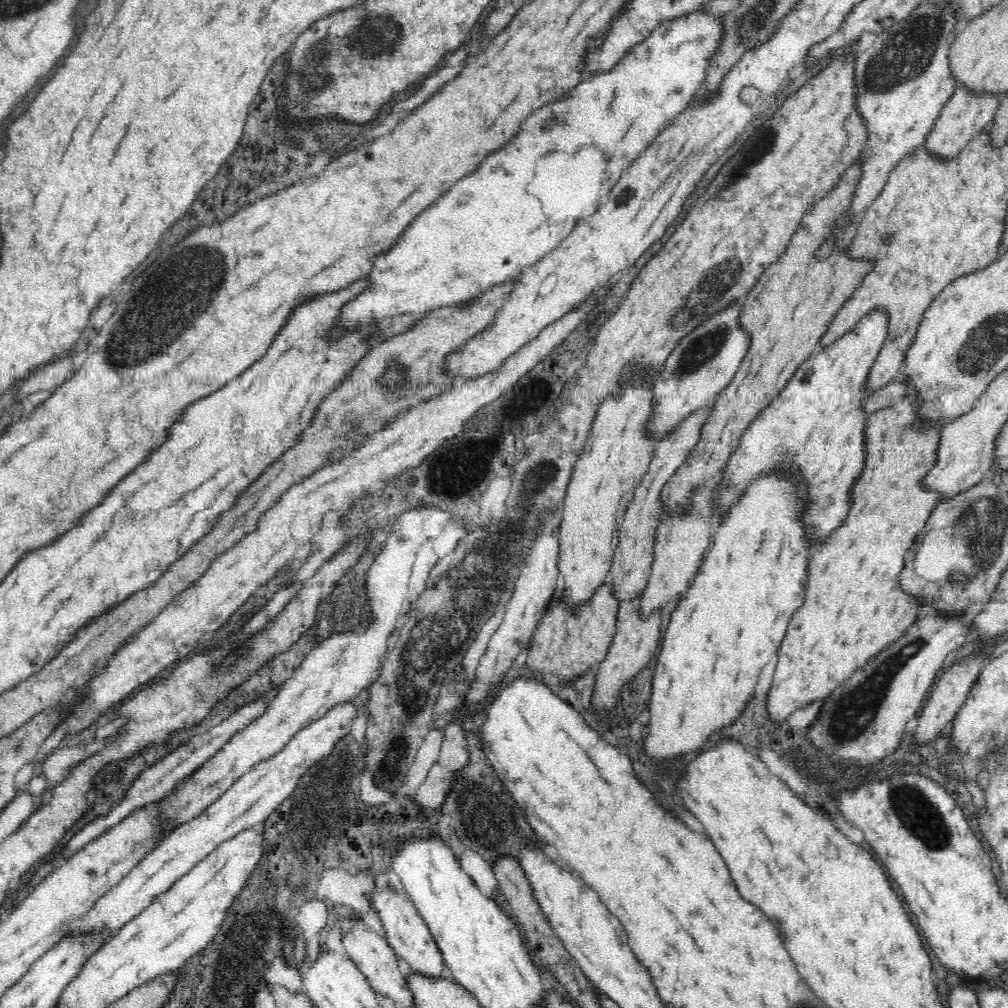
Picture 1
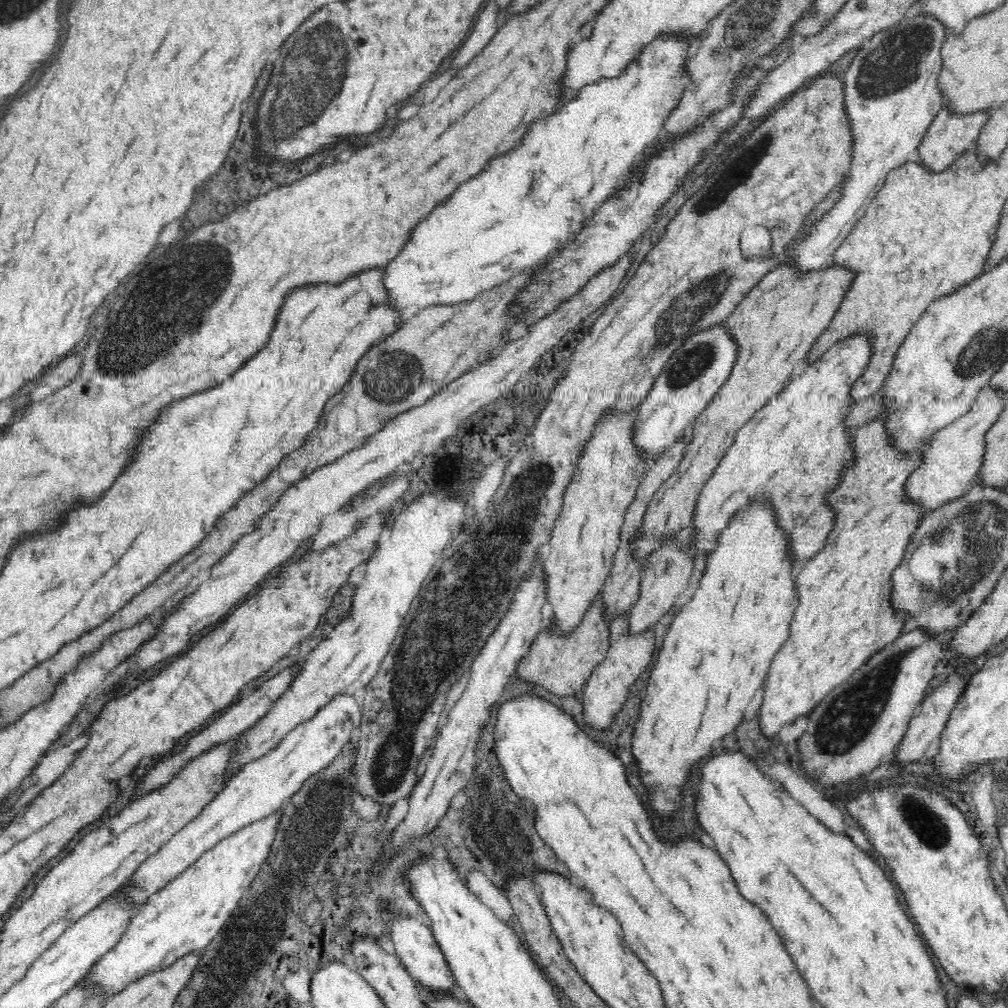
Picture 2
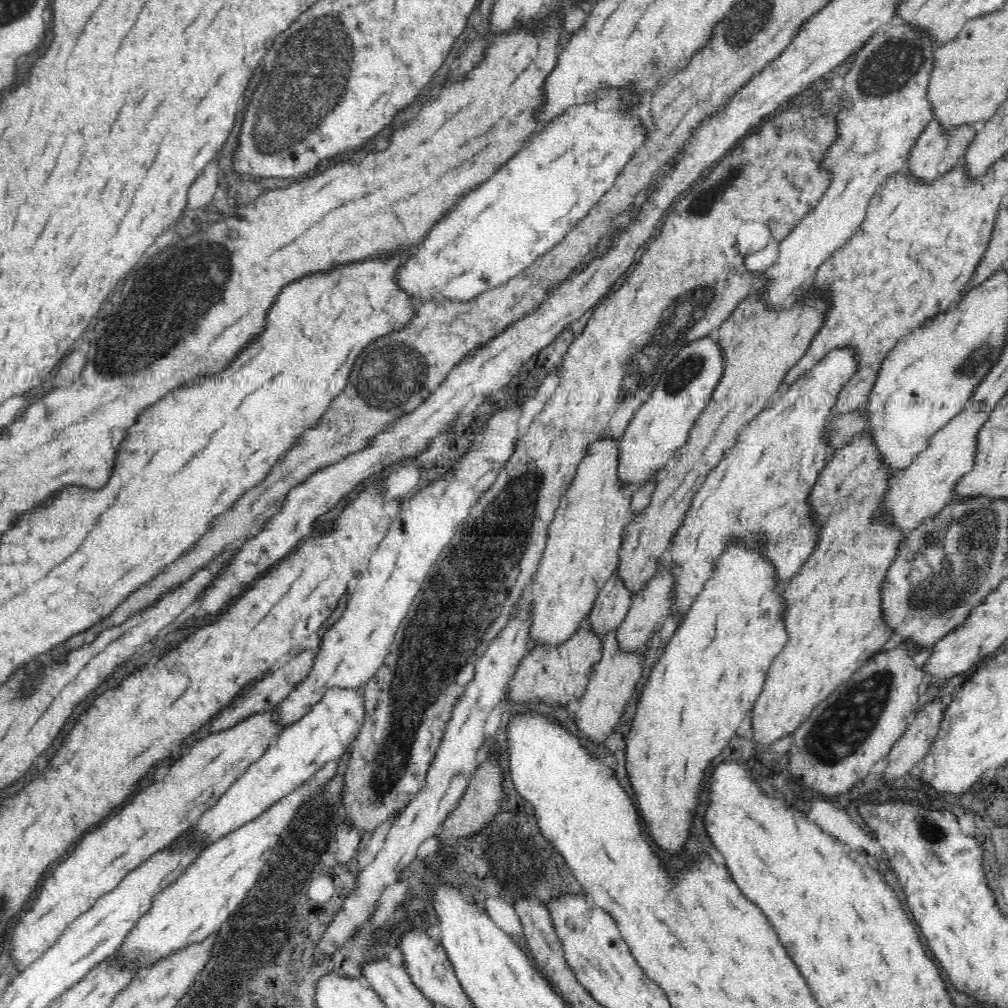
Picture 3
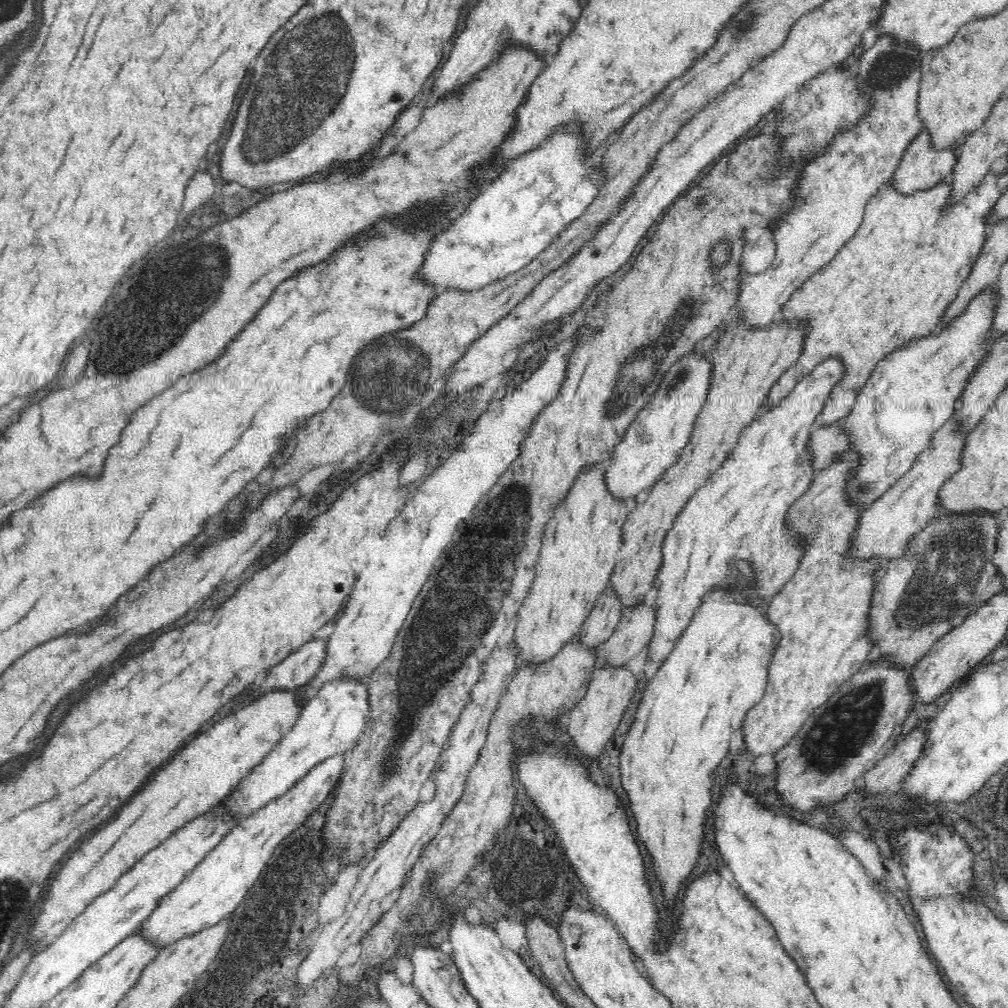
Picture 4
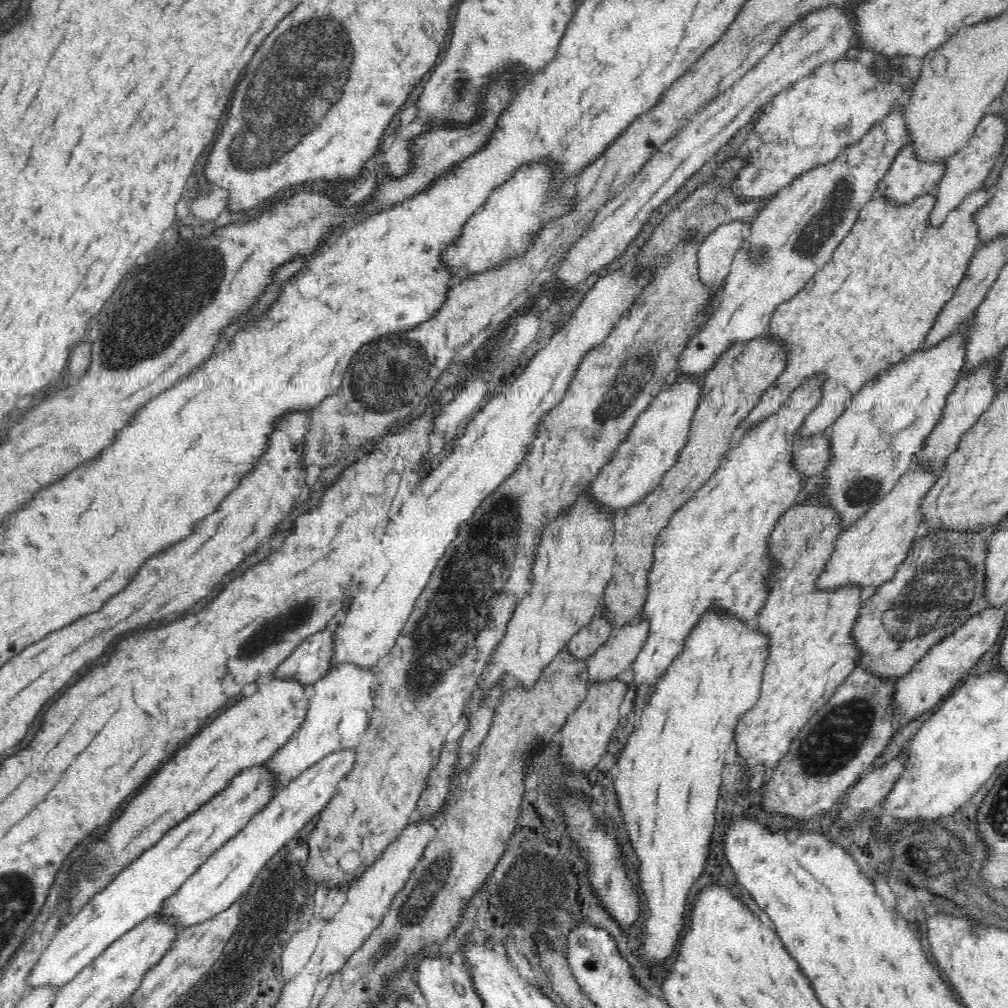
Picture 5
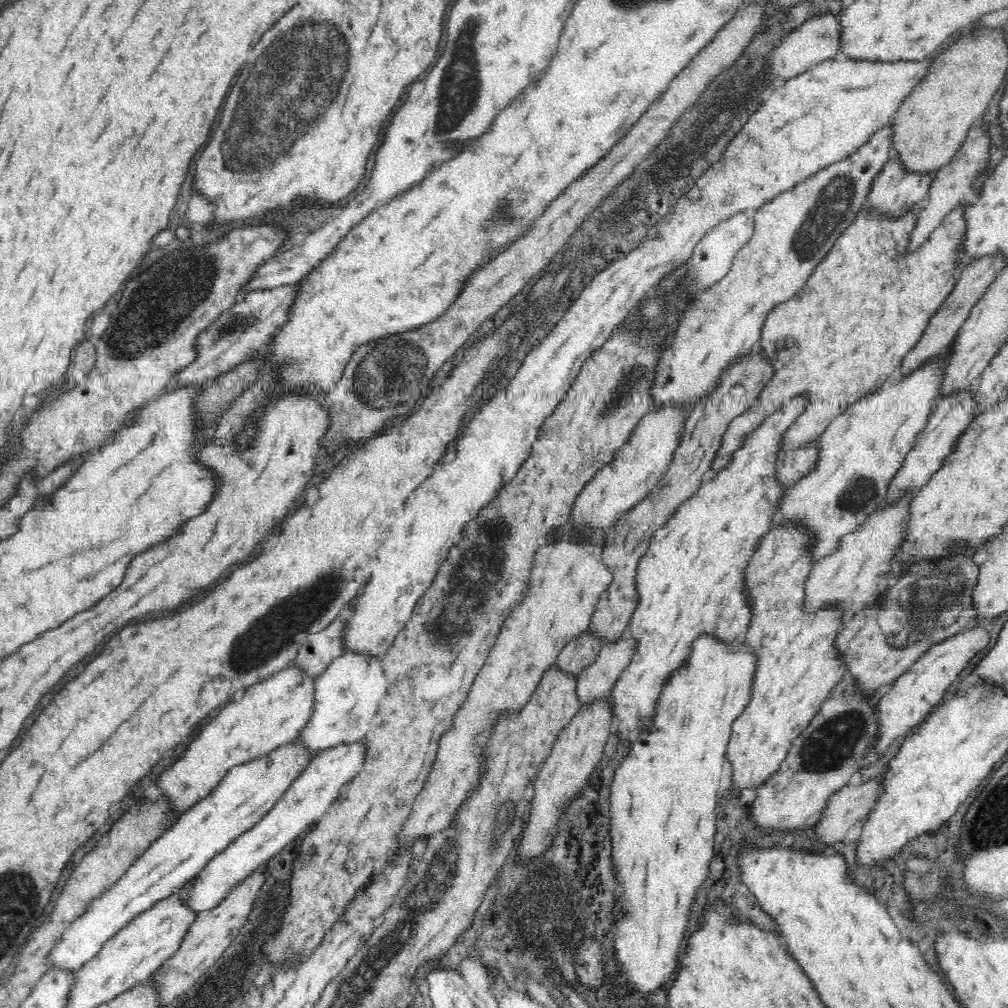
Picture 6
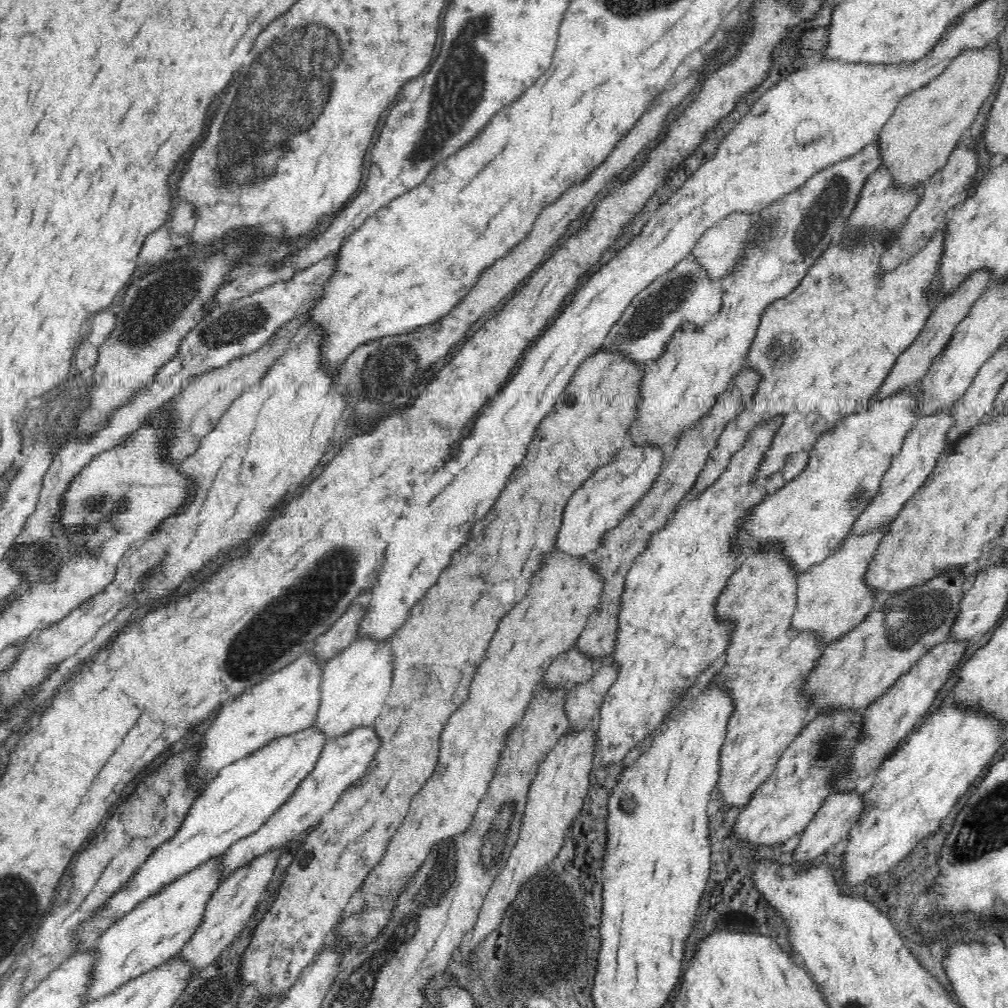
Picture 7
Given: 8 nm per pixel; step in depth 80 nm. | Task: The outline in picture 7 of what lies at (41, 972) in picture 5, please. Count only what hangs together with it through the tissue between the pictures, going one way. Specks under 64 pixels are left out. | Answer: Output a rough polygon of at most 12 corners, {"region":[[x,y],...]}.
{"region":[[314,722],[207,782],[176,835],[82,927],[81,951],[140,900],[252,836],[314,770]]}

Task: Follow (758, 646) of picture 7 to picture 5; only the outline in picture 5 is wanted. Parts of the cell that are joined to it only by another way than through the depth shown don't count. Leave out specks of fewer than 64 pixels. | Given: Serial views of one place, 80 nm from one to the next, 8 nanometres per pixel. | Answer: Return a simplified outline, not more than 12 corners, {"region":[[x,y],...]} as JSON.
{"region":[[837,516],[777,521],[736,754],[768,773],[854,670],[861,590],[817,594]]}

